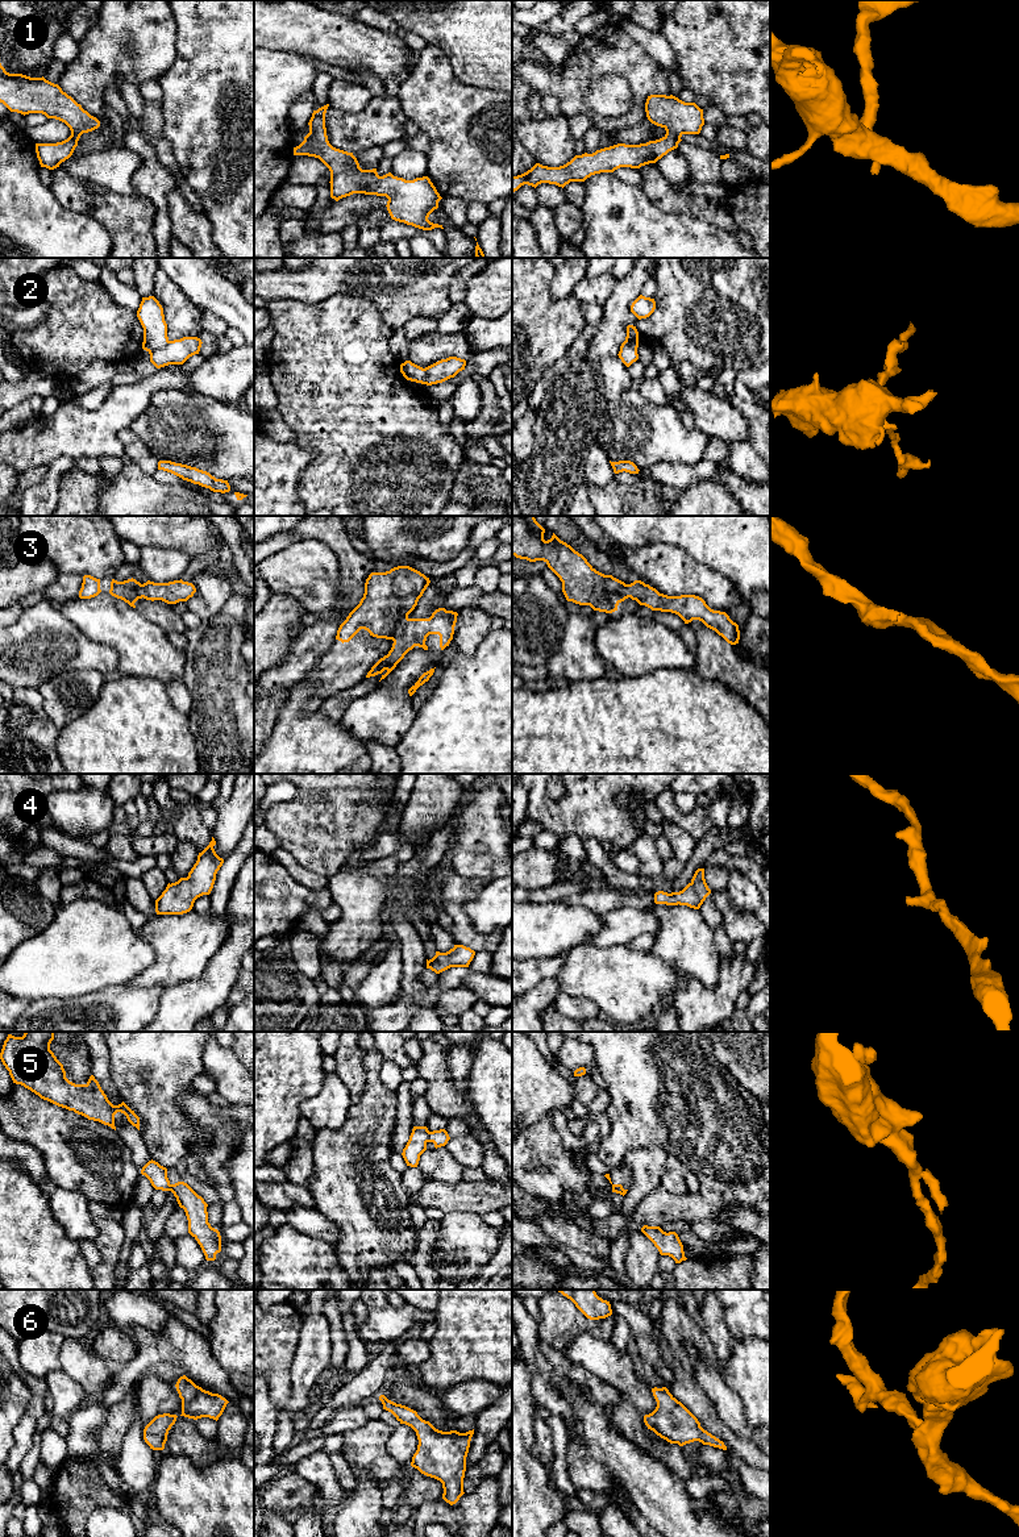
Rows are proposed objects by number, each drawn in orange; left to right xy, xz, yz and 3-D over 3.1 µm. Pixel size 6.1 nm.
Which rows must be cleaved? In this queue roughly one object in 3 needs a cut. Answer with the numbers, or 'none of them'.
2, 3, 5

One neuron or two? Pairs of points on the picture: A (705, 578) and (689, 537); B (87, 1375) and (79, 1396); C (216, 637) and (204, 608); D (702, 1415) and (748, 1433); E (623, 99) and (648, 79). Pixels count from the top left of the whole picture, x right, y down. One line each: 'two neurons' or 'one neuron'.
A: two neurons
B: two neurons
C: two neurons
D: two neurons
E: two neurons

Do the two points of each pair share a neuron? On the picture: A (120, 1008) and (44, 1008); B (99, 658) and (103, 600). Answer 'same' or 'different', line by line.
A: same
B: different

